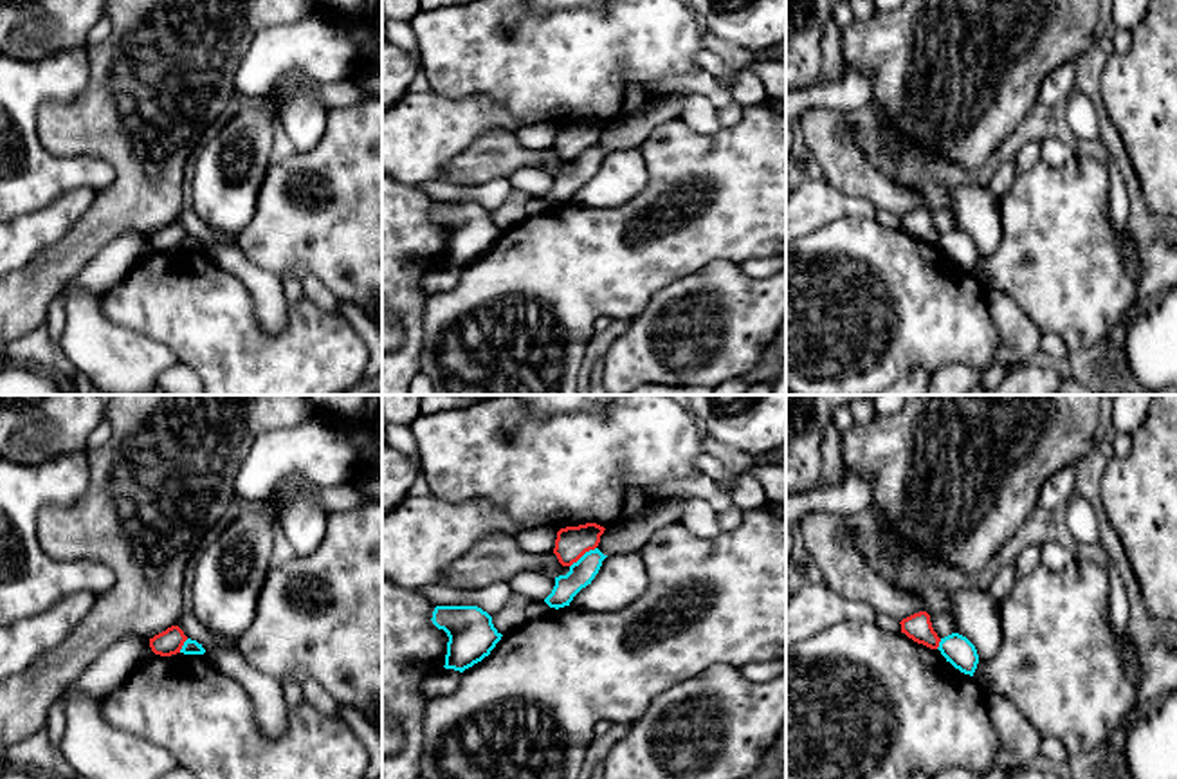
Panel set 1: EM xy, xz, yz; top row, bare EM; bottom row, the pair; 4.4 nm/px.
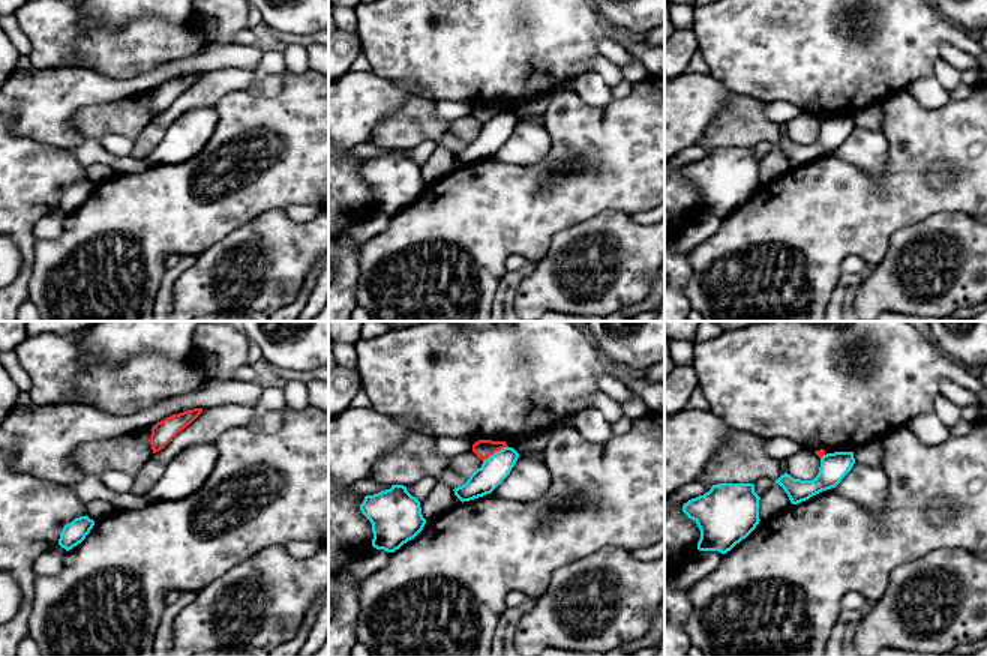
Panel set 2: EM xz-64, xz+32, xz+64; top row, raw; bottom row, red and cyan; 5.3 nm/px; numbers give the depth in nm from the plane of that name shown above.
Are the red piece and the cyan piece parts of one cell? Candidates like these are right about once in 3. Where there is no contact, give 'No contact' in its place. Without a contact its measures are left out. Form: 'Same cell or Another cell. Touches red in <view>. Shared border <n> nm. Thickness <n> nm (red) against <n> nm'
Another cell. Touches red in xz. Shared border 150 nm. Thickness 150 nm (red) against 120 nm

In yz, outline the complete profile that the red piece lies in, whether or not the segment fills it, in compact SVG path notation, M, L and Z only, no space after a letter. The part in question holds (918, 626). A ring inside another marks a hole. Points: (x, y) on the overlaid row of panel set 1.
M926 611L914 613L901 622L901 633L912 638L917 644L923 644L930 649L937 649L941 638L932 628L930 615Z

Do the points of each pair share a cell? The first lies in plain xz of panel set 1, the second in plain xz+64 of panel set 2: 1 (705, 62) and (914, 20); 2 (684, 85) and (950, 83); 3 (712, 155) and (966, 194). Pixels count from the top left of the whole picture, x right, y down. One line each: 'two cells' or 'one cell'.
1: two cells
2: one cell
3: one cell

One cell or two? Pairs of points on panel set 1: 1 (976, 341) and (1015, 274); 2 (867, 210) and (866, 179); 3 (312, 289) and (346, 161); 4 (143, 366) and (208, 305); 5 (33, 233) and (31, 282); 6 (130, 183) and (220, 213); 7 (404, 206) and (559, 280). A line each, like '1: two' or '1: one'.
1: two
2: two
3: two
4: two
5: two
6: two
7: two

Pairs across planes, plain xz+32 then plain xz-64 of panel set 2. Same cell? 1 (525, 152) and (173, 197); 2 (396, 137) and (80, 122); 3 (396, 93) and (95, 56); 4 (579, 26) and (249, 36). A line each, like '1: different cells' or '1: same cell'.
1: different cells
2: same cell
3: different cells
4: different cells

